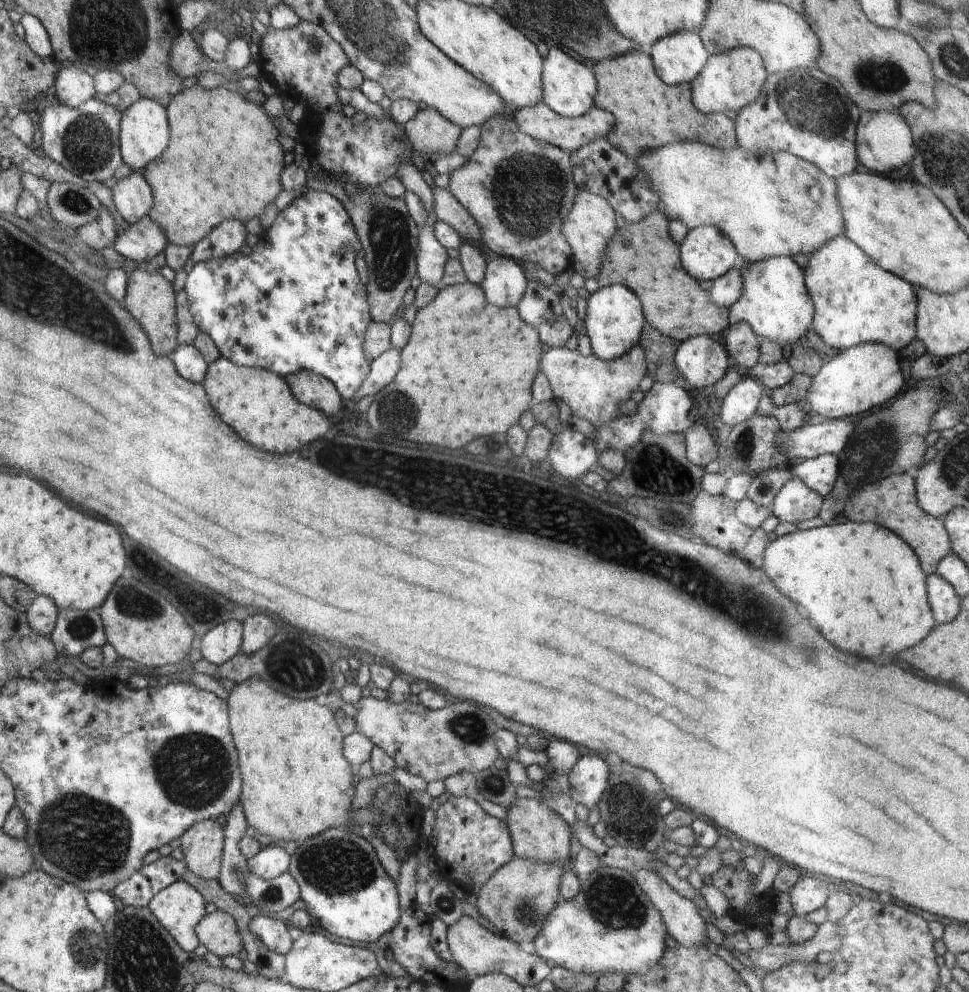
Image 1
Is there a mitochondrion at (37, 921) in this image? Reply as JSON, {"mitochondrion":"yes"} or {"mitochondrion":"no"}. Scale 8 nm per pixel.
{"mitochondrion":"no"}

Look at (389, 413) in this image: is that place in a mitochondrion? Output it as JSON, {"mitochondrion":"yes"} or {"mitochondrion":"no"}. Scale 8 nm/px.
{"mitochondrion":"yes"}

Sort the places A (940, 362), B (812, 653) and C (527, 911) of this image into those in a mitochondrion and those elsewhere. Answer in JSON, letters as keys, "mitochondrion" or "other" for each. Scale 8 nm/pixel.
{"A":"other","B":"mitochondrion","C":"mitochondrion"}

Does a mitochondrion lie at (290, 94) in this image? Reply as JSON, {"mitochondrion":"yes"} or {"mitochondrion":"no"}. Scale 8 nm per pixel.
{"mitochondrion":"no"}

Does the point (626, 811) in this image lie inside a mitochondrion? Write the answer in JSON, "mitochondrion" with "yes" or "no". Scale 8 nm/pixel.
{"mitochondrion":"yes"}

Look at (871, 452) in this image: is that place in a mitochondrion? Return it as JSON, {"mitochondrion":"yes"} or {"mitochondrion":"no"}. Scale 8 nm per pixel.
{"mitochondrion":"yes"}

